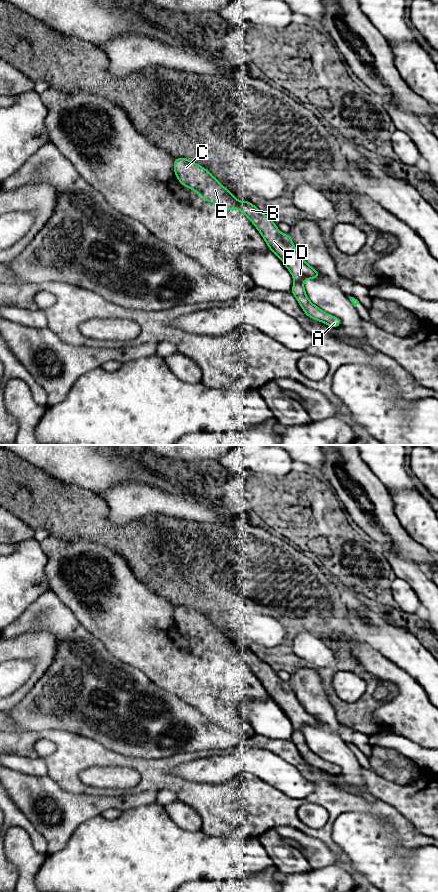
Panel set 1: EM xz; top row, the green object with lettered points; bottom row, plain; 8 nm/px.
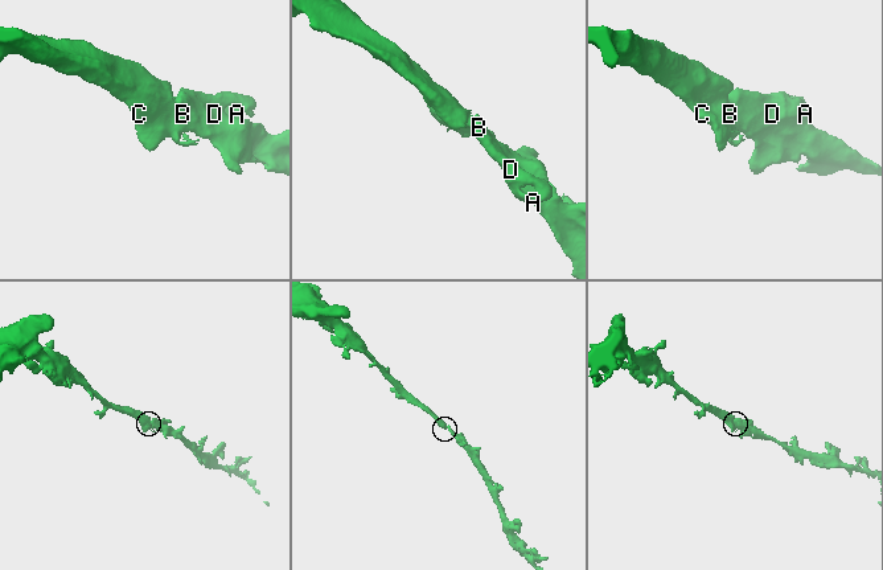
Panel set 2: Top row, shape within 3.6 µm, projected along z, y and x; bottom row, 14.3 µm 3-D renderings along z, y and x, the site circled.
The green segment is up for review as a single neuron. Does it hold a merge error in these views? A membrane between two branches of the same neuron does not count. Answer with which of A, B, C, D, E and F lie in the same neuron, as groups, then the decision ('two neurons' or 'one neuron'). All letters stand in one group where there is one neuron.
groups A B C D E F; one neuron

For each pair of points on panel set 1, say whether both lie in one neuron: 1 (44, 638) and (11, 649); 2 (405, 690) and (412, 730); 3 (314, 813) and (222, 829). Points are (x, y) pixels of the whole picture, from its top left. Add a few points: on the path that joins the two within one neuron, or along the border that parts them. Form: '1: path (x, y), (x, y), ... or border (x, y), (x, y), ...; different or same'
1: path (36, 645), (19, 648); same
2: path (410, 700), (412, 720); same
3: border (302, 804), (298, 818), (318, 829); different

